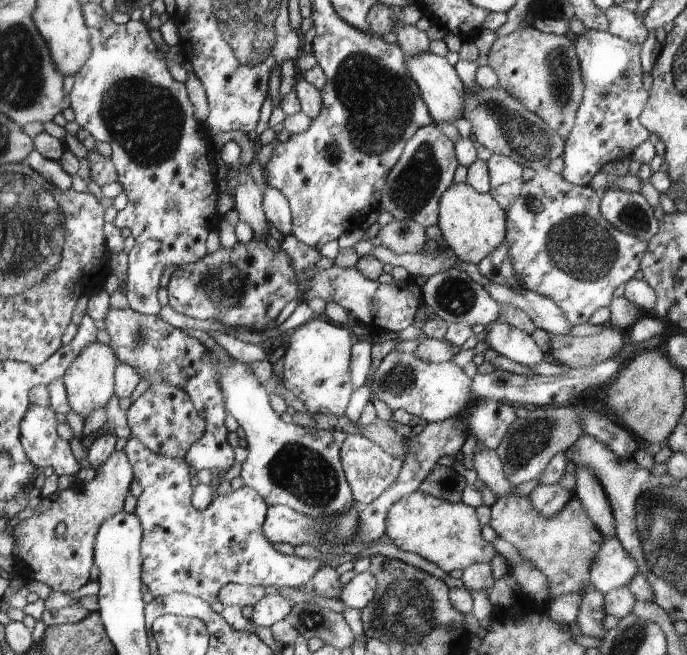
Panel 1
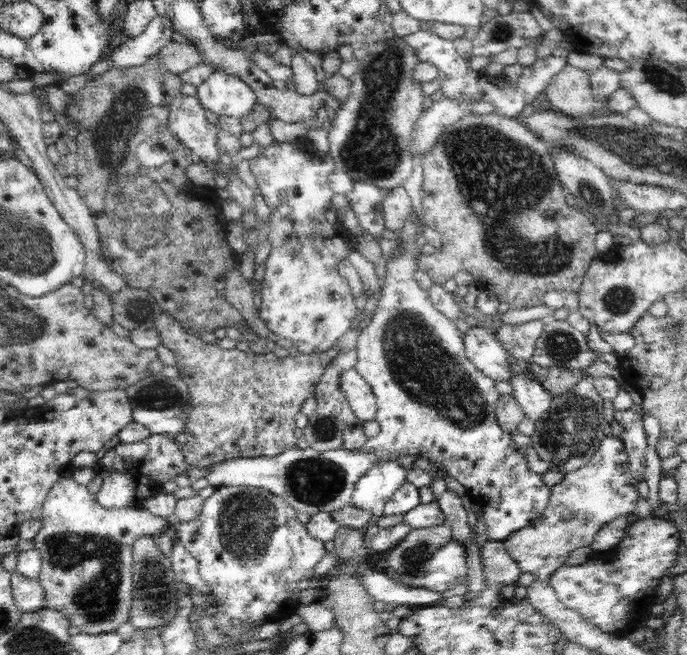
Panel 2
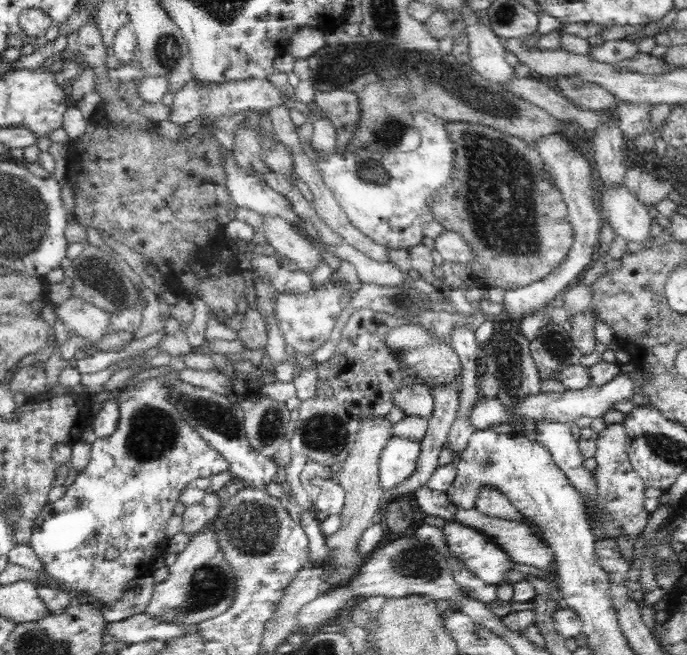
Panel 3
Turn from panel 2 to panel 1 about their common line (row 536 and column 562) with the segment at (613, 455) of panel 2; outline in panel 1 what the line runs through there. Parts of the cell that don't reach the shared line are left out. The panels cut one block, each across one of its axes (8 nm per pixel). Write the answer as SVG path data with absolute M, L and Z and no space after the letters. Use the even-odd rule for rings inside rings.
M518 494L498 499L491 508L489 524L498 537L510 541L534 568L546 575L550 599L568 593L580 593L581 603L576 622L584 635L602 639L608 628L604 625L605 595L594 588L589 572L604 537L590 520L581 500L572 496L565 508L550 518L538 512L531 497L521 497Z

